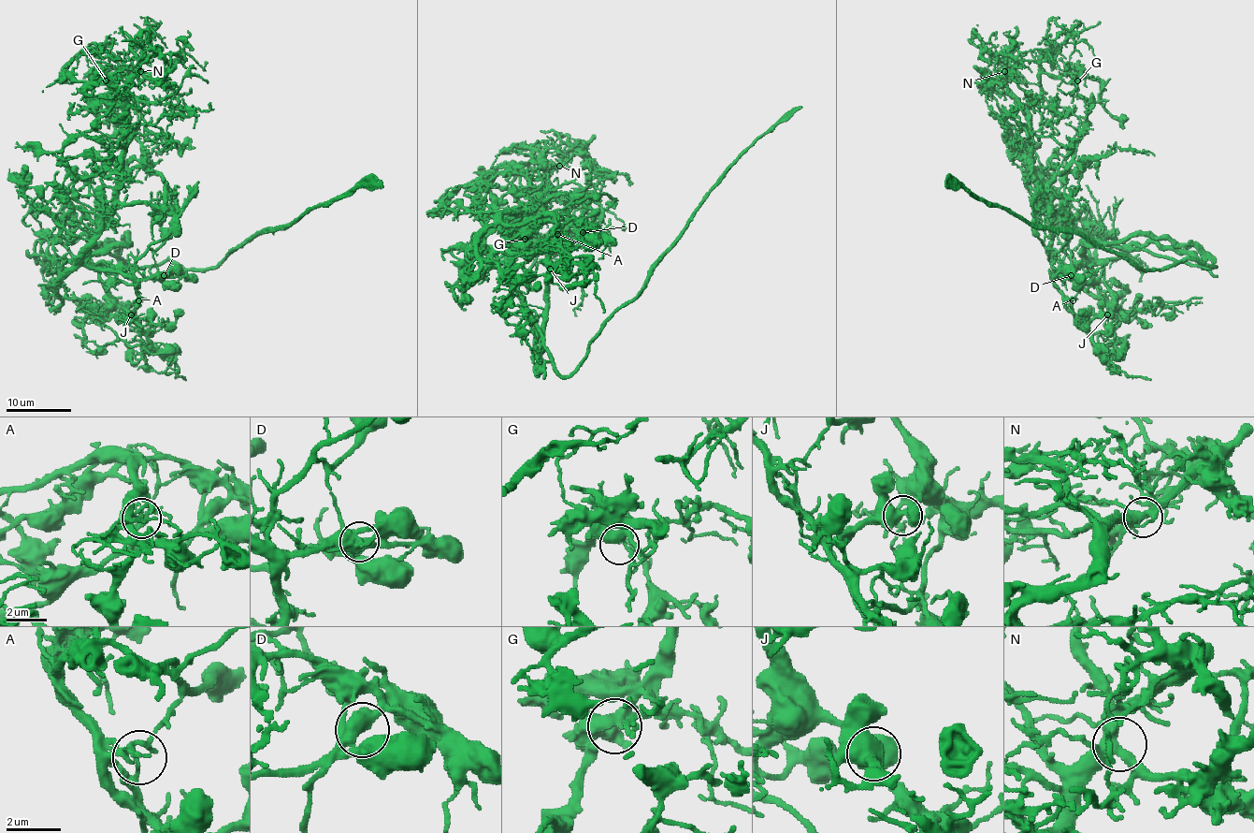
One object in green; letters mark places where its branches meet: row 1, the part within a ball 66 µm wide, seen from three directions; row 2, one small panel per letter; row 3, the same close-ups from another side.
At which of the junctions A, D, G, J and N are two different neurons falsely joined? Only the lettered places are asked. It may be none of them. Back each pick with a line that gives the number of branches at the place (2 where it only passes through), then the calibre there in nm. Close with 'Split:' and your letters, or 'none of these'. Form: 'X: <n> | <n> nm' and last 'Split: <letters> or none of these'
Split: none of these

